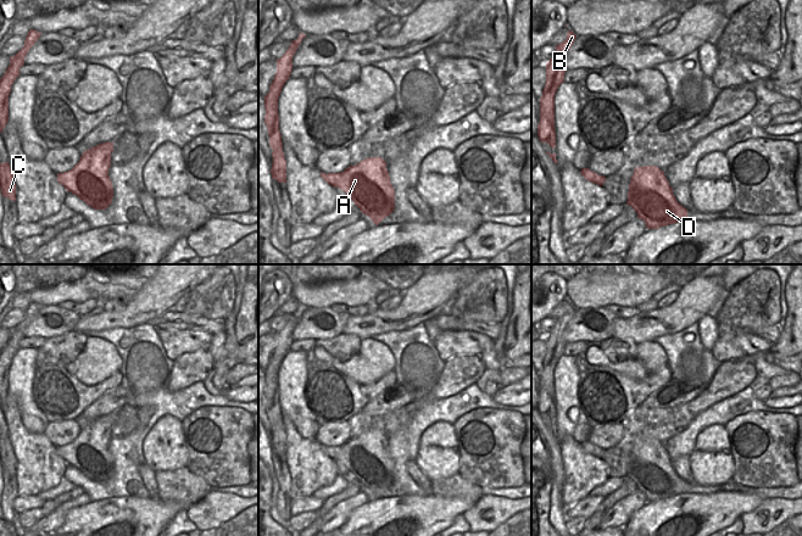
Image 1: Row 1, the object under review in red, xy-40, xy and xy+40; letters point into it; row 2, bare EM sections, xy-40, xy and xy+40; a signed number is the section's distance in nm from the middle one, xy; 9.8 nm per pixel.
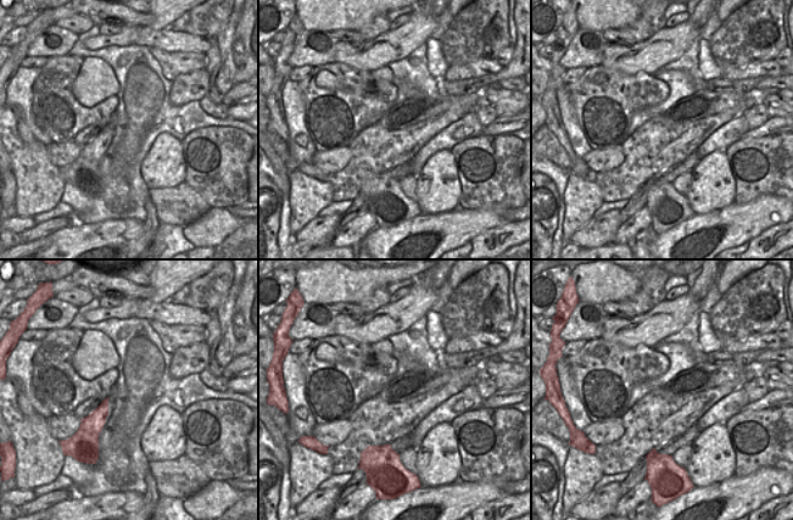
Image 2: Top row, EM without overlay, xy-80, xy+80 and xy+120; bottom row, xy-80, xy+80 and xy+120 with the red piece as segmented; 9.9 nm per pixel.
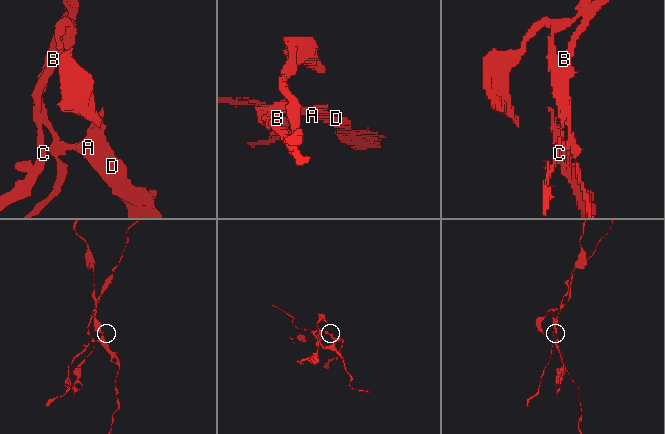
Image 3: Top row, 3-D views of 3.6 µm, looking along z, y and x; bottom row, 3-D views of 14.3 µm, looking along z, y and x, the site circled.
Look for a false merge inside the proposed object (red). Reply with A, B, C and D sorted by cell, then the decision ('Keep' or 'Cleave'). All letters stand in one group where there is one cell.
Groups: A D / B C. Cleave

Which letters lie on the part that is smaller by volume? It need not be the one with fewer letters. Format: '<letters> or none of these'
A, D

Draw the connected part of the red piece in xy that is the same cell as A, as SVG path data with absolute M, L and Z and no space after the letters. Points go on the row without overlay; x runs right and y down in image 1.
M369 430L341 446L328 446L329 458L346 465L350 473L368 488L375 498L395 481L395 463L391 458L386 435Z

